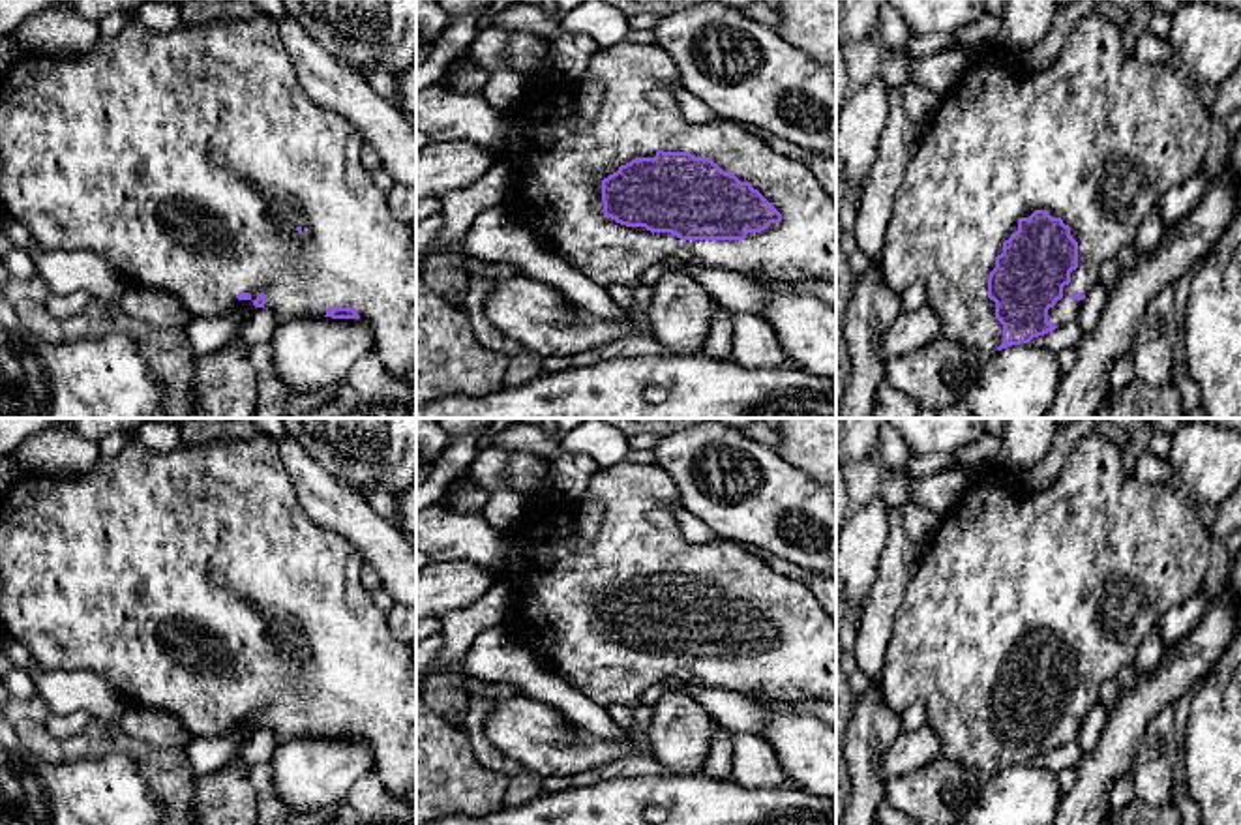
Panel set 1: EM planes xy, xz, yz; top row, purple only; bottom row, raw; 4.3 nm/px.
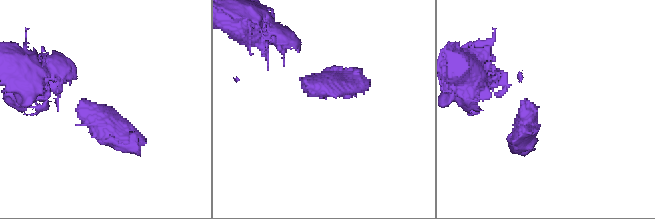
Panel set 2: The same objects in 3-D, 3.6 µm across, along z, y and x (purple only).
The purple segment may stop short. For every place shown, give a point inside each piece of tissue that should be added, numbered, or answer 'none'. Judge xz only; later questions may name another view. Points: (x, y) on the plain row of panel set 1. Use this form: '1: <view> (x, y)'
1: xz (561, 582)

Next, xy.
1: xy (186, 580)

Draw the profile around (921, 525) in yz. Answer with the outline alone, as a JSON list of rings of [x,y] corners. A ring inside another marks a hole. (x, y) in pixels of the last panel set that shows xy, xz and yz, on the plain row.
[[[913,502],[902,506],[902,523],[919,553],[924,553],[939,529],[941,518]]]

